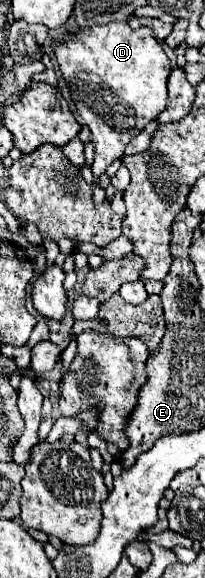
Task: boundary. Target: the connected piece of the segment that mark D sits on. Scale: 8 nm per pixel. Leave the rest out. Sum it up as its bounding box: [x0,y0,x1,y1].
[54,22,172,178]

